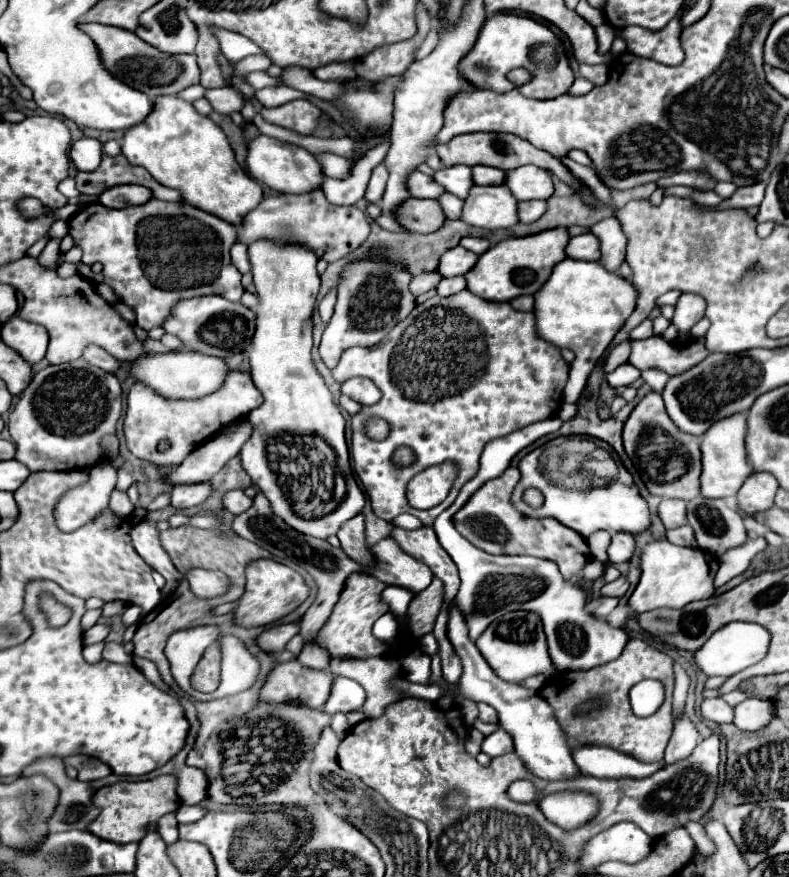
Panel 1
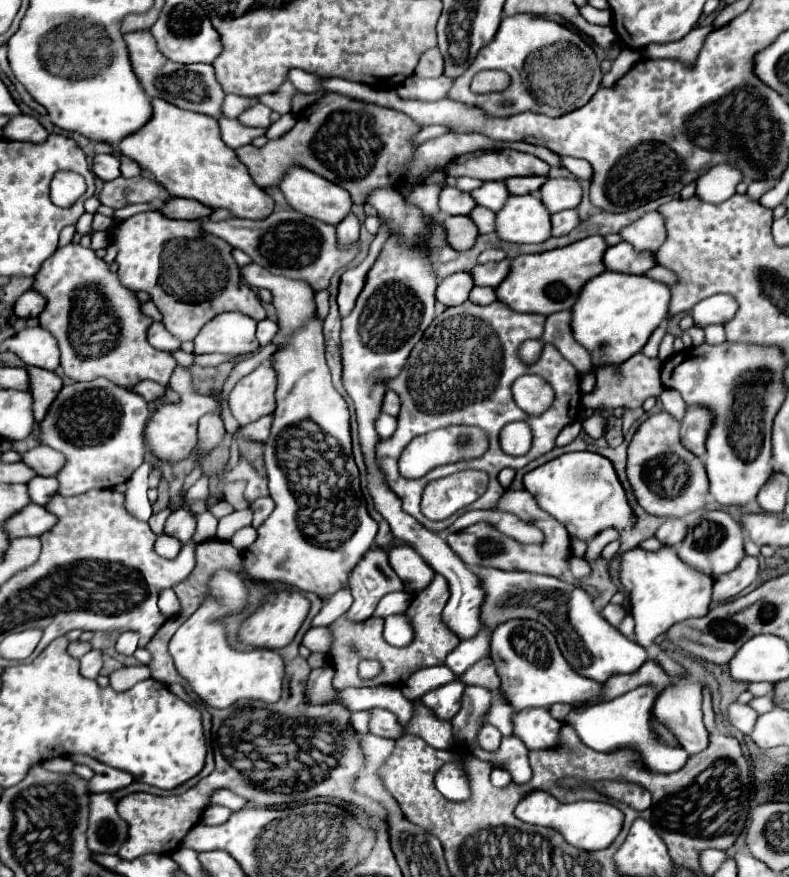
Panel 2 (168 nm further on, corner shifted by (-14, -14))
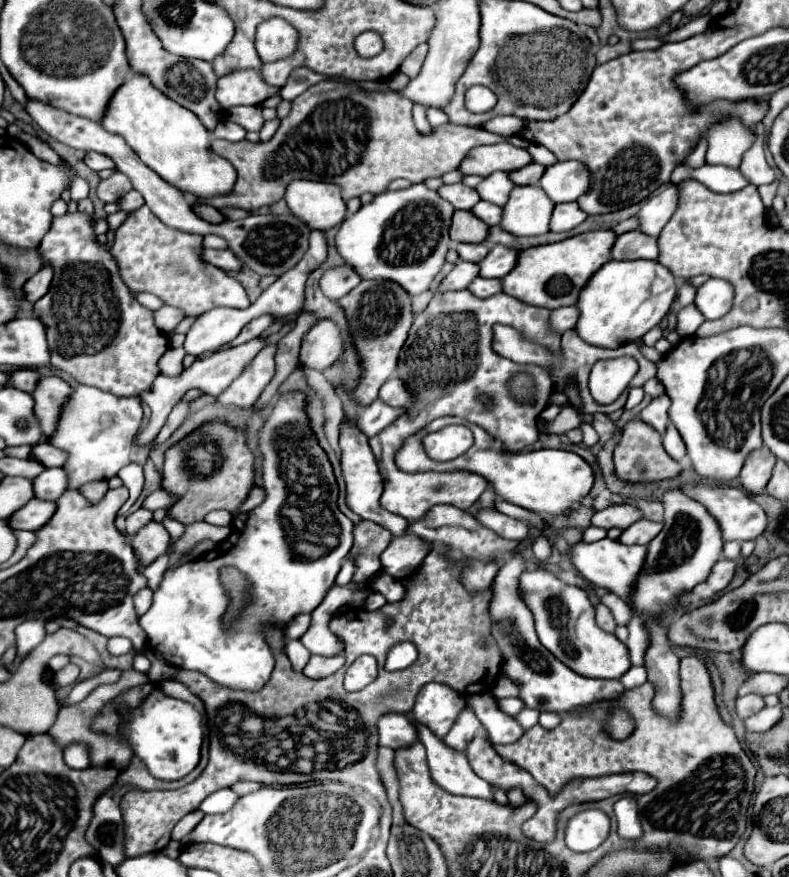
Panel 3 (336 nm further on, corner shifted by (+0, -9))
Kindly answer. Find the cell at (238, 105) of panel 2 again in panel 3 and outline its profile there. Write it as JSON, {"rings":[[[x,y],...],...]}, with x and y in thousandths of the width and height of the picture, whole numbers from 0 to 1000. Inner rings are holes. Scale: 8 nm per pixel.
{"rings":[[[300,81],[275,92],[275,115],[288,127],[300,120],[331,120],[354,101],[338,97],[326,81]]]}

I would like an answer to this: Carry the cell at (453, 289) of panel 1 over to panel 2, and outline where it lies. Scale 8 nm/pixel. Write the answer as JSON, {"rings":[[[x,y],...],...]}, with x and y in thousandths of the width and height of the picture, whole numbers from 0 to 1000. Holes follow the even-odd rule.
{"rings":[[[602,326],[594,342],[602,344],[602,347],[622,347],[622,344],[630,342],[630,335],[627,335],[625,328],[617,328],[617,326]]]}

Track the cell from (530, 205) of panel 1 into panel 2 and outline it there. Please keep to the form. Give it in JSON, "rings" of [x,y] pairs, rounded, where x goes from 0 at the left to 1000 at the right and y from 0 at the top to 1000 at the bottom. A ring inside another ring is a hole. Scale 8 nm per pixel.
{"rings":[[[711,239],[698,246],[698,253],[701,253],[701,269],[716,269],[734,258],[736,249],[731,239]]]}

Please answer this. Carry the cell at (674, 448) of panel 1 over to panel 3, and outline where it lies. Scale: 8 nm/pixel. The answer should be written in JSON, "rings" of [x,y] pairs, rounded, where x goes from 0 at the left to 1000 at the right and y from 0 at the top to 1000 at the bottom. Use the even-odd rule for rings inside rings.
{"rings":[[[800,478],[790,487],[787,503],[782,505],[777,517],[777,528],[779,528],[779,542],[787,548],[797,551],[825,551],[825,548],[853,546],[866,537],[866,532],[843,517],[838,505],[838,494],[833,494],[825,485],[817,485],[812,478]]]}

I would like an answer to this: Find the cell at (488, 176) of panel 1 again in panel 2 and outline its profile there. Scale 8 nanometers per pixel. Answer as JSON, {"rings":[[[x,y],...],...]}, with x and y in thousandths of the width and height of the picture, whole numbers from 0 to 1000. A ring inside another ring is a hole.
{"rings":[[[668,201],[668,203],[643,203],[643,214],[648,221],[676,221],[693,208],[691,201]]]}

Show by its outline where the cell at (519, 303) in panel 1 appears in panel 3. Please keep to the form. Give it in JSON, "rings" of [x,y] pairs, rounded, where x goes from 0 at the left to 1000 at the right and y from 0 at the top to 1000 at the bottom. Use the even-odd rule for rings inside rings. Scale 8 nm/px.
{"rings":[[[716,350],[716,352],[701,352],[696,361],[696,375],[701,375],[706,382],[726,375],[731,368],[731,350]]]}

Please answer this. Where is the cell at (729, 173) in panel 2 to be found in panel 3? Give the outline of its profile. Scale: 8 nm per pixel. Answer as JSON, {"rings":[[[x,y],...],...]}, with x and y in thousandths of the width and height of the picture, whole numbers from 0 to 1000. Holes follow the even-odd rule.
{"rings":[[[921,138],[899,147],[896,188],[919,188],[934,193],[942,174],[954,165],[957,154],[937,138]]]}

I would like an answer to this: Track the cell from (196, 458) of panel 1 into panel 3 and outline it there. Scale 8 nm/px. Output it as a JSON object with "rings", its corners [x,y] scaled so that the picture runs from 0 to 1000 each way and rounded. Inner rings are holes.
{"rings":[[[214,587],[207,592],[207,599],[209,599],[209,603],[212,603],[214,610],[217,610],[217,619],[219,619],[222,615],[227,615],[229,608],[232,608],[232,603],[234,603],[227,594],[219,594],[219,590],[214,590]]]}

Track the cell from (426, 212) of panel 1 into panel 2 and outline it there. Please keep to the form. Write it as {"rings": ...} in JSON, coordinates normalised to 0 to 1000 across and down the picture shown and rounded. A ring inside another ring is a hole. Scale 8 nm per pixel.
{"rings":[[[594,246],[564,249],[564,262],[567,262],[567,276],[577,285],[594,285],[597,281],[602,281],[602,274],[607,269],[607,262]]]}

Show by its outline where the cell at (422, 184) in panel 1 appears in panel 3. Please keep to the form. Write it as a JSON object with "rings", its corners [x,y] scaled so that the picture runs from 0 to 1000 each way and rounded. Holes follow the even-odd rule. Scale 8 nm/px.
{"rings":[[[579,209],[579,211],[561,211],[554,216],[554,220],[569,229],[577,238],[597,238],[602,231],[607,231],[607,222],[602,216],[597,213],[589,213],[587,209]]]}

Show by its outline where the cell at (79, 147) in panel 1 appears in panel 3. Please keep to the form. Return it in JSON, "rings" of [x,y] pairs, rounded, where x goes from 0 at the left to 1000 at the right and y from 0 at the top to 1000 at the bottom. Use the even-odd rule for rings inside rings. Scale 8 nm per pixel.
{"rings":[[[113,172],[113,174],[108,177],[108,188],[115,190],[118,195],[146,193],[146,186],[143,186],[138,179],[133,179],[133,177],[128,177],[128,174],[120,174],[120,172]]]}

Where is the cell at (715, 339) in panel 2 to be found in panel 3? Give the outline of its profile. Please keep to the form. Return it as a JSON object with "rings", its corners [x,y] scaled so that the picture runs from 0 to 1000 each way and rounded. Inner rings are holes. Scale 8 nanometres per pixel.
{"rings":[[[871,348],[858,357],[858,380],[863,384],[881,382],[885,373],[894,366],[881,348]]]}

